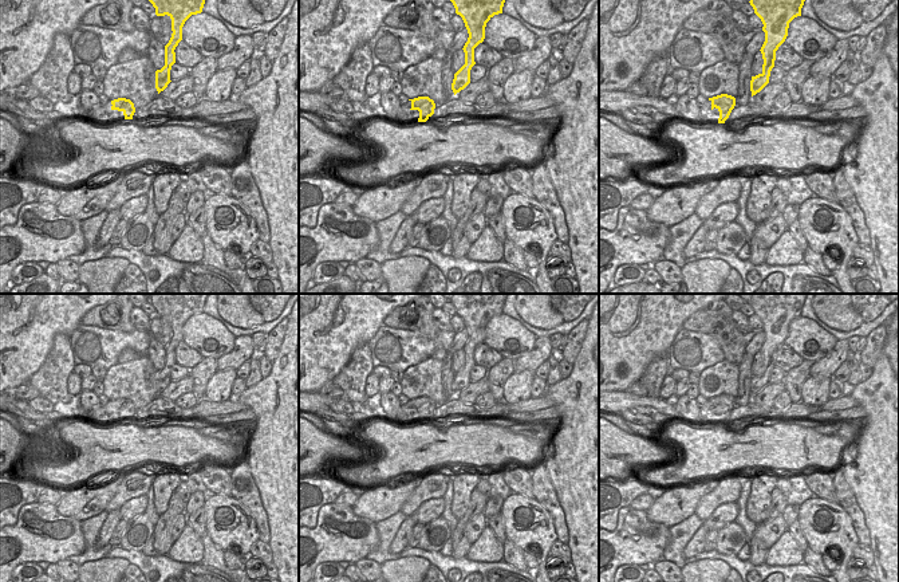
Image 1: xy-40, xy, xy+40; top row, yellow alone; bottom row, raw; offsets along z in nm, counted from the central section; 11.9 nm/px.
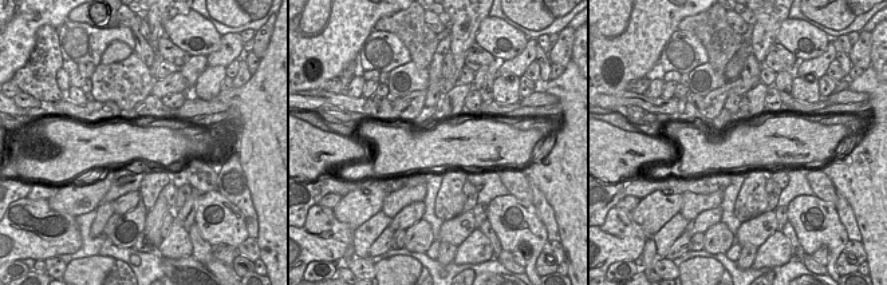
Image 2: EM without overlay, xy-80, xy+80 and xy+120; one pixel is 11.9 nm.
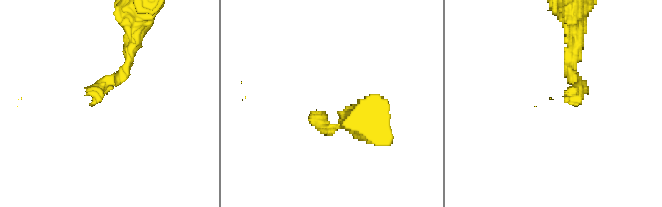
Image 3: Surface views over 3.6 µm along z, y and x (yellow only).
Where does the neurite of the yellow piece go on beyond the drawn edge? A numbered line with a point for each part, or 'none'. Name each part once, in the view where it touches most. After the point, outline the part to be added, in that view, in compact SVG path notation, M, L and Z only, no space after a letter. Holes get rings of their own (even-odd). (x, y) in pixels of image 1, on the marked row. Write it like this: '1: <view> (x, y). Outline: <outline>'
none

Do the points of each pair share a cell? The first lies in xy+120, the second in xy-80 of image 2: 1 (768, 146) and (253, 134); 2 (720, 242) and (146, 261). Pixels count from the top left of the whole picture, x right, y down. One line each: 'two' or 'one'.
1: two
2: two

